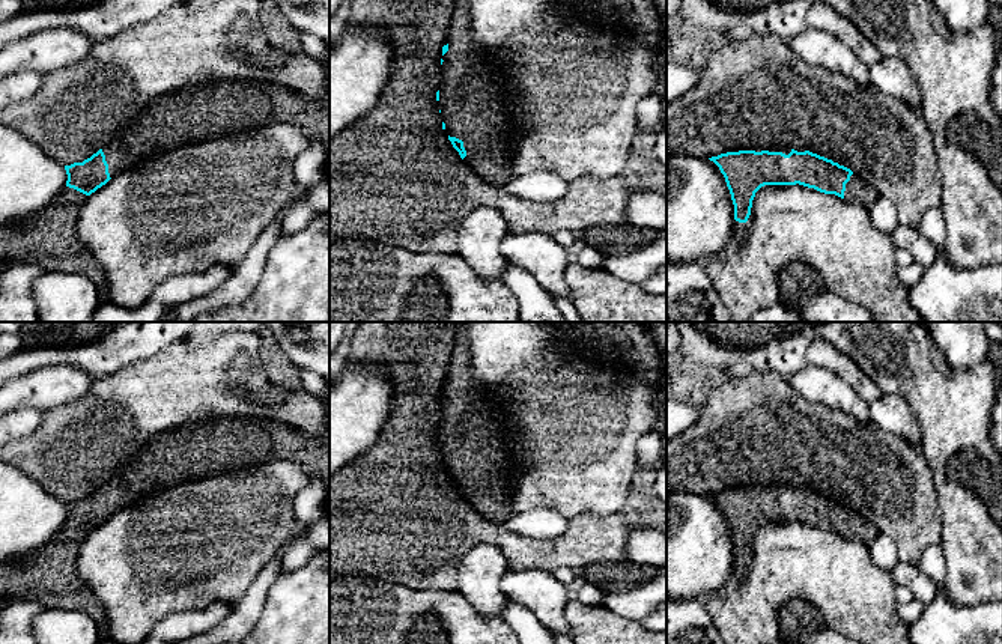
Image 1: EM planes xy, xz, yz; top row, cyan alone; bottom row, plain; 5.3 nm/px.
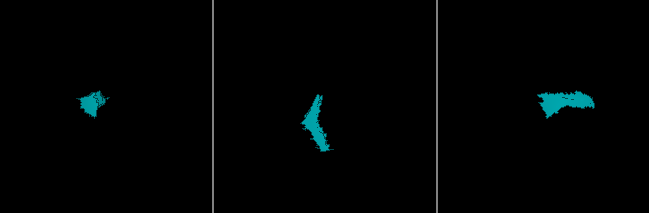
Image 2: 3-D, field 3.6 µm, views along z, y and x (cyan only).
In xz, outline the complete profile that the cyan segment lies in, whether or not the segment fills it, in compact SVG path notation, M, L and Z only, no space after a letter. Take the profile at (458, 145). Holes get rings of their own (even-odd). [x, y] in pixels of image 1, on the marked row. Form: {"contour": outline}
{"contour": "M468 0L454 3L450 39L442 47L436 92L442 129L474 175L493 185L506 185L513 178L515 126L503 75L472 42Z"}

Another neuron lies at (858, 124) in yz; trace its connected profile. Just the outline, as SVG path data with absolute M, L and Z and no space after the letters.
M749 33L715 50L700 68L698 84L666 104L666 156L712 158L727 152L761 152L772 147L809 150L850 169L874 187L880 197L895 205L903 226L915 229L925 211L942 205L942 176L936 147L921 110L880 93L873 86L862 89L840 72L803 62L776 35Z

